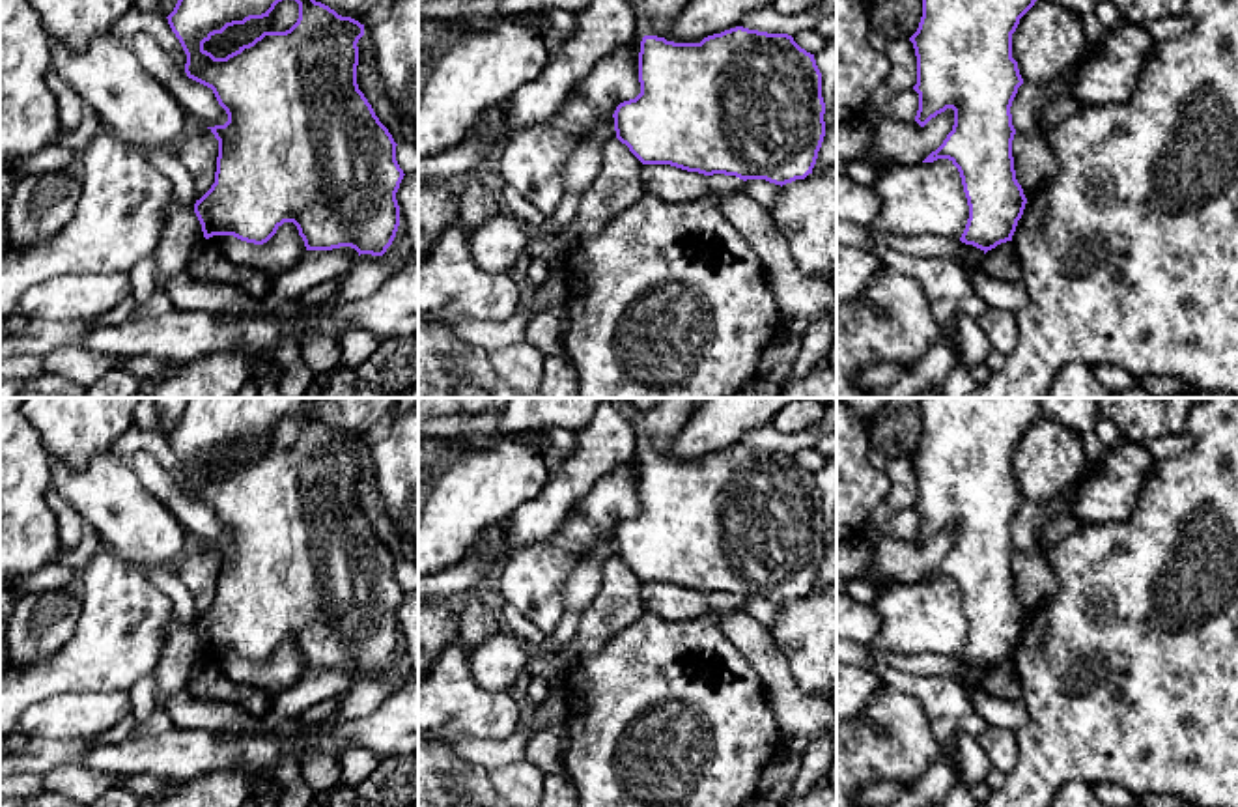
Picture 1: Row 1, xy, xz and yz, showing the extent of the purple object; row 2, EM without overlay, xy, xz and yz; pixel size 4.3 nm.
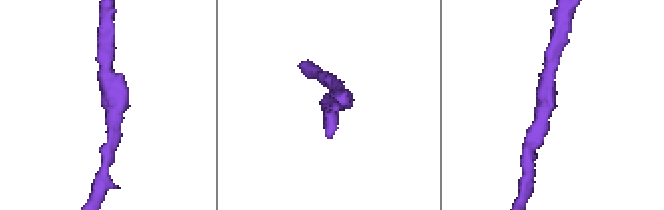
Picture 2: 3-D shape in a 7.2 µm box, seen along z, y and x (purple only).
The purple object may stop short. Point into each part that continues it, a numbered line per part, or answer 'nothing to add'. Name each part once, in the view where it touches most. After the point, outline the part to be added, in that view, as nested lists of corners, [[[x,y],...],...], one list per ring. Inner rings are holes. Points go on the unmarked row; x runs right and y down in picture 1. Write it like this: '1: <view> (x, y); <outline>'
nothing to add

